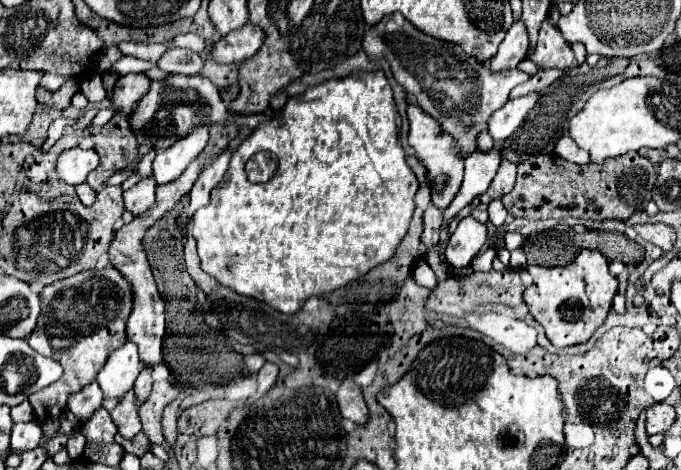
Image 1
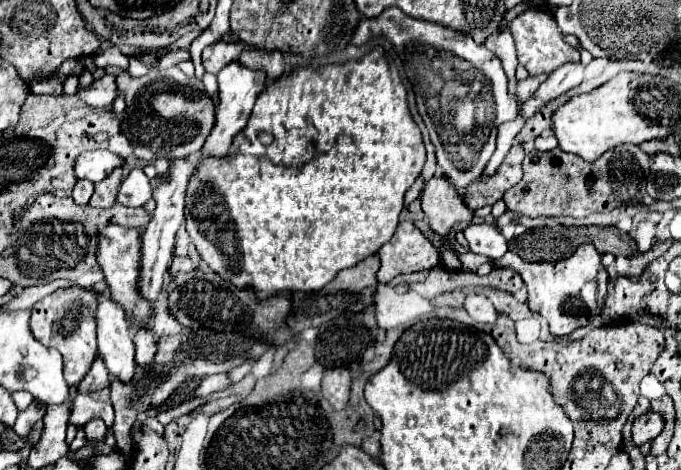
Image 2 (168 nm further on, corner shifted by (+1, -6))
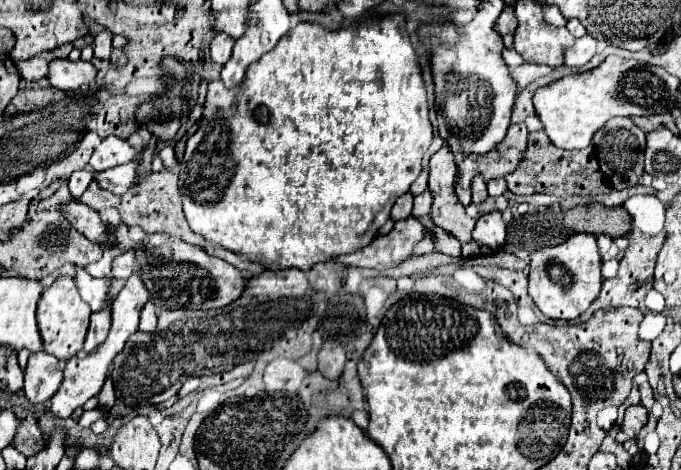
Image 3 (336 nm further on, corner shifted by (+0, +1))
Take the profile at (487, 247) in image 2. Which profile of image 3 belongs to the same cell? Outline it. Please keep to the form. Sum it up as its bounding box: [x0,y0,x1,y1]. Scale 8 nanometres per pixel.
[463,213,507,257]

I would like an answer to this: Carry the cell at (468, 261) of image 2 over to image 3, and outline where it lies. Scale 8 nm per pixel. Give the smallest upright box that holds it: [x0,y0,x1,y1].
[429,143,475,245]

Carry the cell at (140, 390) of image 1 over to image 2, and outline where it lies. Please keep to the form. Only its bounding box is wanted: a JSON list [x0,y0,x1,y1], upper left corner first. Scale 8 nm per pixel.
[134,328,156,368]

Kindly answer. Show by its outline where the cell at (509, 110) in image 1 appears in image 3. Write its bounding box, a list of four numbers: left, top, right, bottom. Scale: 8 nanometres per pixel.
[563,35,597,67]

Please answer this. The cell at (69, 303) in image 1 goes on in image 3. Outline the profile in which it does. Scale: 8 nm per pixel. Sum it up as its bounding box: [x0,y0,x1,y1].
[37,275,91,361]

